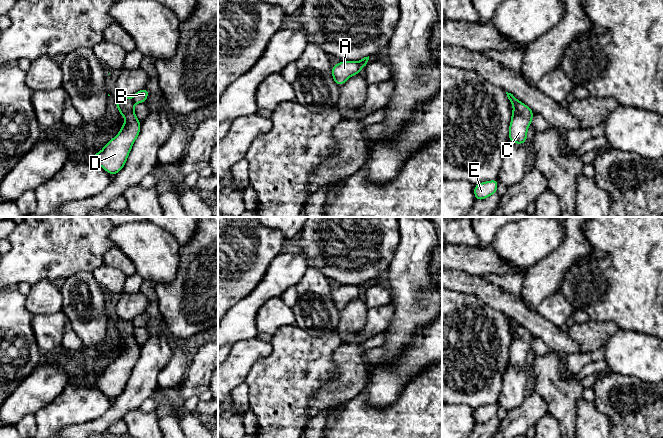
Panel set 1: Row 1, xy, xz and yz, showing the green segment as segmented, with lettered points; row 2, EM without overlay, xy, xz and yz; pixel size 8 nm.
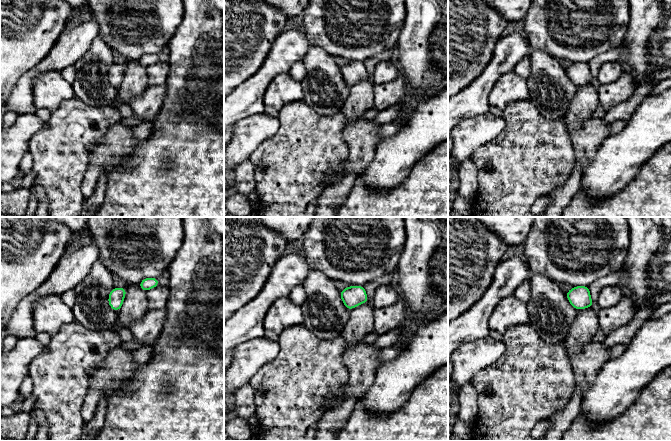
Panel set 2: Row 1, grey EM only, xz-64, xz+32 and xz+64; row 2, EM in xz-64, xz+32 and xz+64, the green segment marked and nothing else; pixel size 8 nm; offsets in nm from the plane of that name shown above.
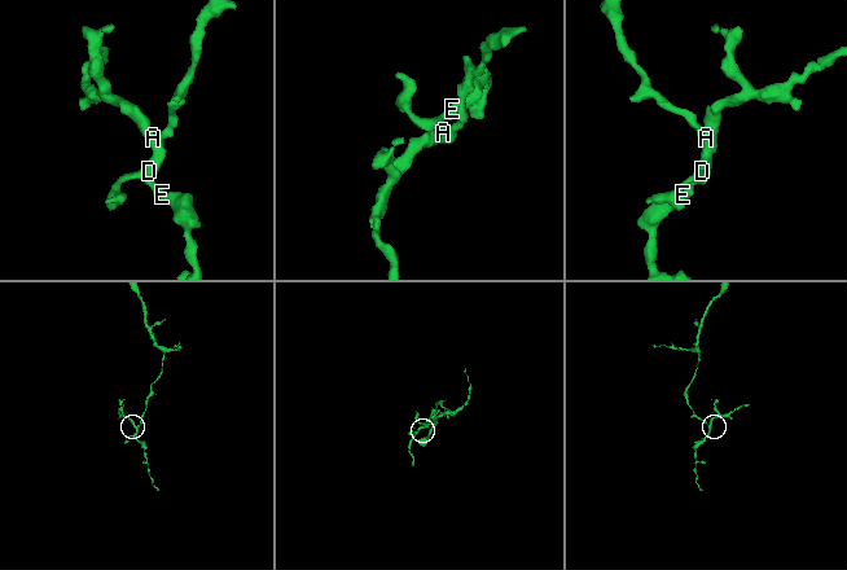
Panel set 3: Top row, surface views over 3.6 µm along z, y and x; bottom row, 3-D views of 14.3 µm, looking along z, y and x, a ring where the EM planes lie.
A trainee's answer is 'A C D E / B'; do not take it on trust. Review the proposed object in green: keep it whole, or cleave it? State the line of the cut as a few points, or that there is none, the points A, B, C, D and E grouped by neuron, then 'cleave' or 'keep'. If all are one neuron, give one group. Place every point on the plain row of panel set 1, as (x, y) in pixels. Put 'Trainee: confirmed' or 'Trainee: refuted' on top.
Trainee: confirmed
xz (357, 286), (360, 294) | A C D E / B | cleave

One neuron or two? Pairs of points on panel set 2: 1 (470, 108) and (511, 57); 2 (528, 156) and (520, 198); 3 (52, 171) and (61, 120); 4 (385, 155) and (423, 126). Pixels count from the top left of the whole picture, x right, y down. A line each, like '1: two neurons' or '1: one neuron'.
1: one neuron
2: one neuron
3: one neuron
4: one neuron

